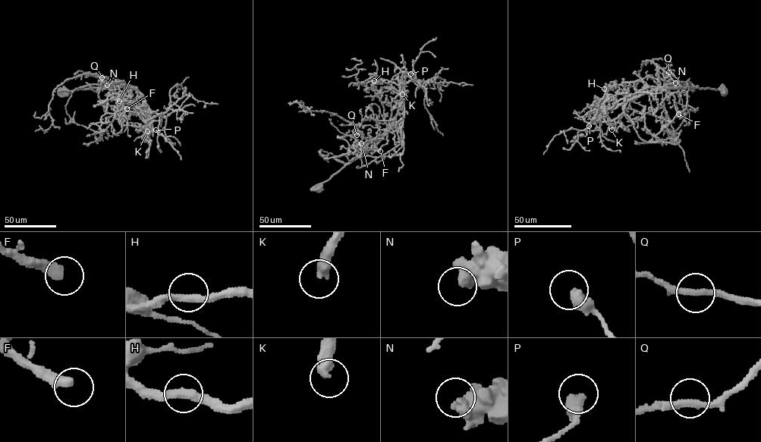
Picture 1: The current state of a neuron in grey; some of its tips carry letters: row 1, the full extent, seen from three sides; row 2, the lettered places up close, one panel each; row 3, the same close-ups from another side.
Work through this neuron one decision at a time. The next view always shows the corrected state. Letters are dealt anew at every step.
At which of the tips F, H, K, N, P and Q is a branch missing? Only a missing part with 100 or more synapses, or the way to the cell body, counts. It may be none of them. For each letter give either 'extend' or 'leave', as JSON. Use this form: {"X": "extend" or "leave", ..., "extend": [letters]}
{"F": "leave", "H": "leave", "K": "extend", "N": "leave", "P": "leave", "Q": "leave", "extend": ["K"]}

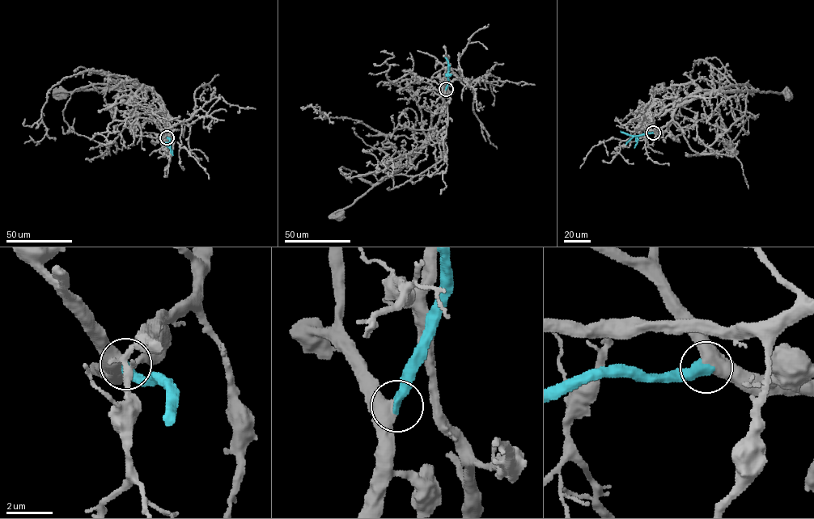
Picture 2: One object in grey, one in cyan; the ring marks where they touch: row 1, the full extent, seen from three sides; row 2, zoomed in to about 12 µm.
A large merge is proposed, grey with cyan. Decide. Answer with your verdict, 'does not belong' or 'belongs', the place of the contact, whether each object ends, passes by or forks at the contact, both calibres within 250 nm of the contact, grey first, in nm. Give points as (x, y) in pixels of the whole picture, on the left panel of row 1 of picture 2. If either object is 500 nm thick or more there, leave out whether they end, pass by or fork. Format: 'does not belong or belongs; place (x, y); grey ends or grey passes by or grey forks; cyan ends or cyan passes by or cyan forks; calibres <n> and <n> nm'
belongs; place (167, 137); grey passes by; cyan ends; calibres 480 and 400 nm

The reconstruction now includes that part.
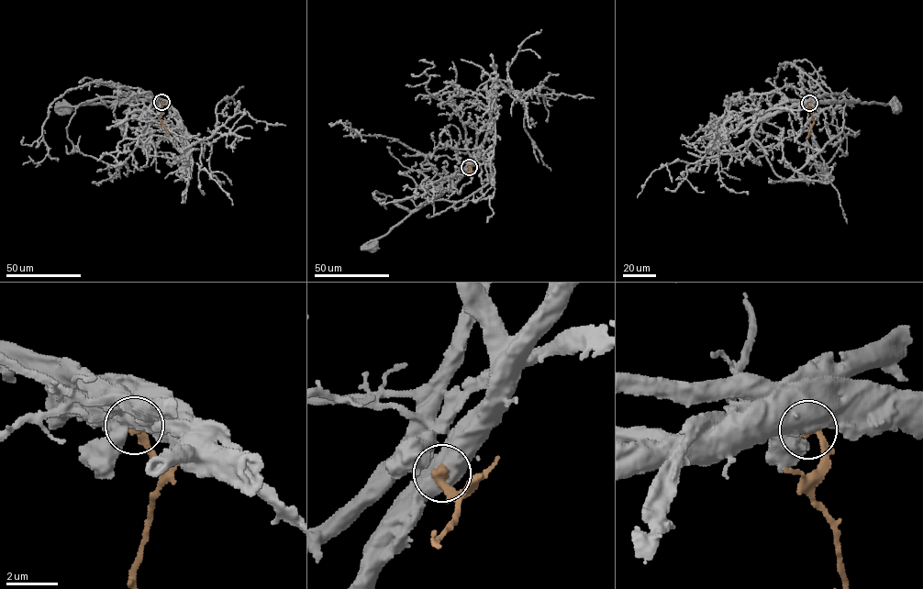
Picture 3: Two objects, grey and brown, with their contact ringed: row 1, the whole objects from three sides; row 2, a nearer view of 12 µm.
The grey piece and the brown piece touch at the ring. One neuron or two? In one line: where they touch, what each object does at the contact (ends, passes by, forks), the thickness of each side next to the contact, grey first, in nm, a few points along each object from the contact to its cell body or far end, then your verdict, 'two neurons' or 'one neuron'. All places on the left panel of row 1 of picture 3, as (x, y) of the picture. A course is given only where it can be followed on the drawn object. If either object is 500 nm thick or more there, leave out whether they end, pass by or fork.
(161, 102) | 850/400 nm | grey via (161, 101), (139, 98), (58, 107), (66, 109) | brown via (161, 102), (159, 119), (169, 133) | two neurons

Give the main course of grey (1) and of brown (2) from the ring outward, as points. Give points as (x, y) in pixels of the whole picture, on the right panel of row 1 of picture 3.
1: (809, 103), (835, 99), (884, 105), (892, 102), (897, 108)
2: (809, 103), (814, 123), (806, 138)

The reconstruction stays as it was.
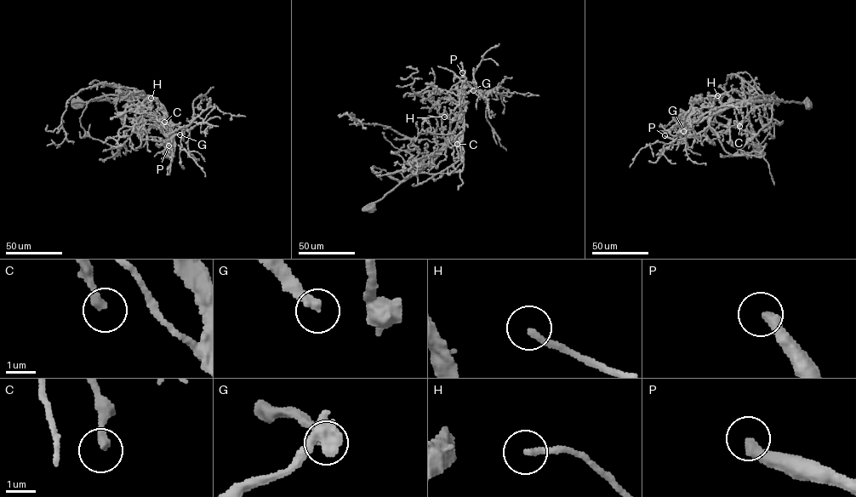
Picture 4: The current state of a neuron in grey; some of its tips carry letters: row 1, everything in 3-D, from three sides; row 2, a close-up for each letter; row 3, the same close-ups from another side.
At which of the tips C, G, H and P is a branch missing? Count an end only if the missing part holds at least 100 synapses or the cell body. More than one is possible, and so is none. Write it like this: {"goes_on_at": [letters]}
{"goes_on_at": ["P"]}

